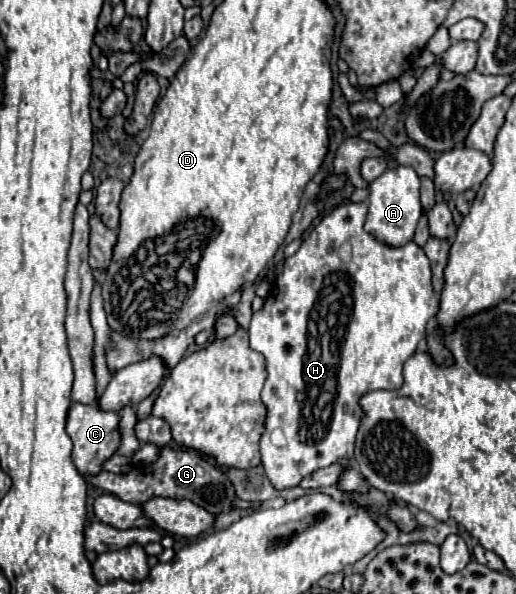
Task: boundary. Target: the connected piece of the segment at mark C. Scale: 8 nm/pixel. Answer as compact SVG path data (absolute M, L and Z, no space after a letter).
M78 402L70 404L70 412L66 418L66 432L74 444L74 452L72 452L74 466L82 476L98 474L102 470L102 462L116 452L120 444L118 422L120 422L120 416L116 412L100 410L96 404L78 404Z

